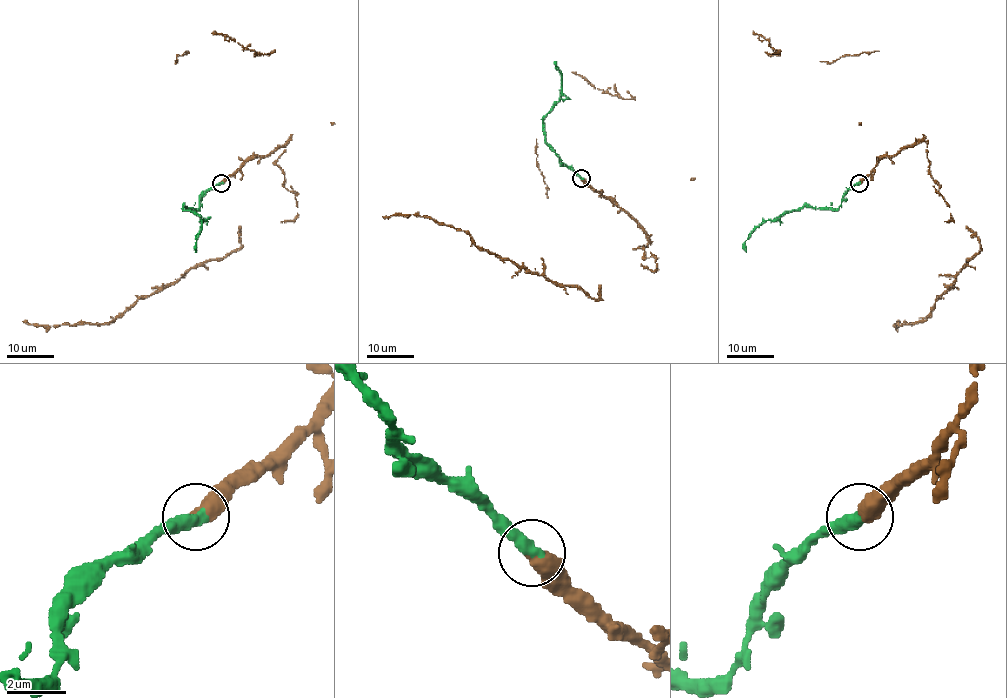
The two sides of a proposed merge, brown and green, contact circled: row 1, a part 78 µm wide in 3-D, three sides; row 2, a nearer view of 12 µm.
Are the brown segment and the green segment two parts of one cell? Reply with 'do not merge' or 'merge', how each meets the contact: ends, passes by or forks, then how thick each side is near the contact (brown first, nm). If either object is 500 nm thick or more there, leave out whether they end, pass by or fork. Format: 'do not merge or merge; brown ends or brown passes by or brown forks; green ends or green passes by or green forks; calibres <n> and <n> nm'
merge; brown ends; green ends; calibres 480 and 460 nm

